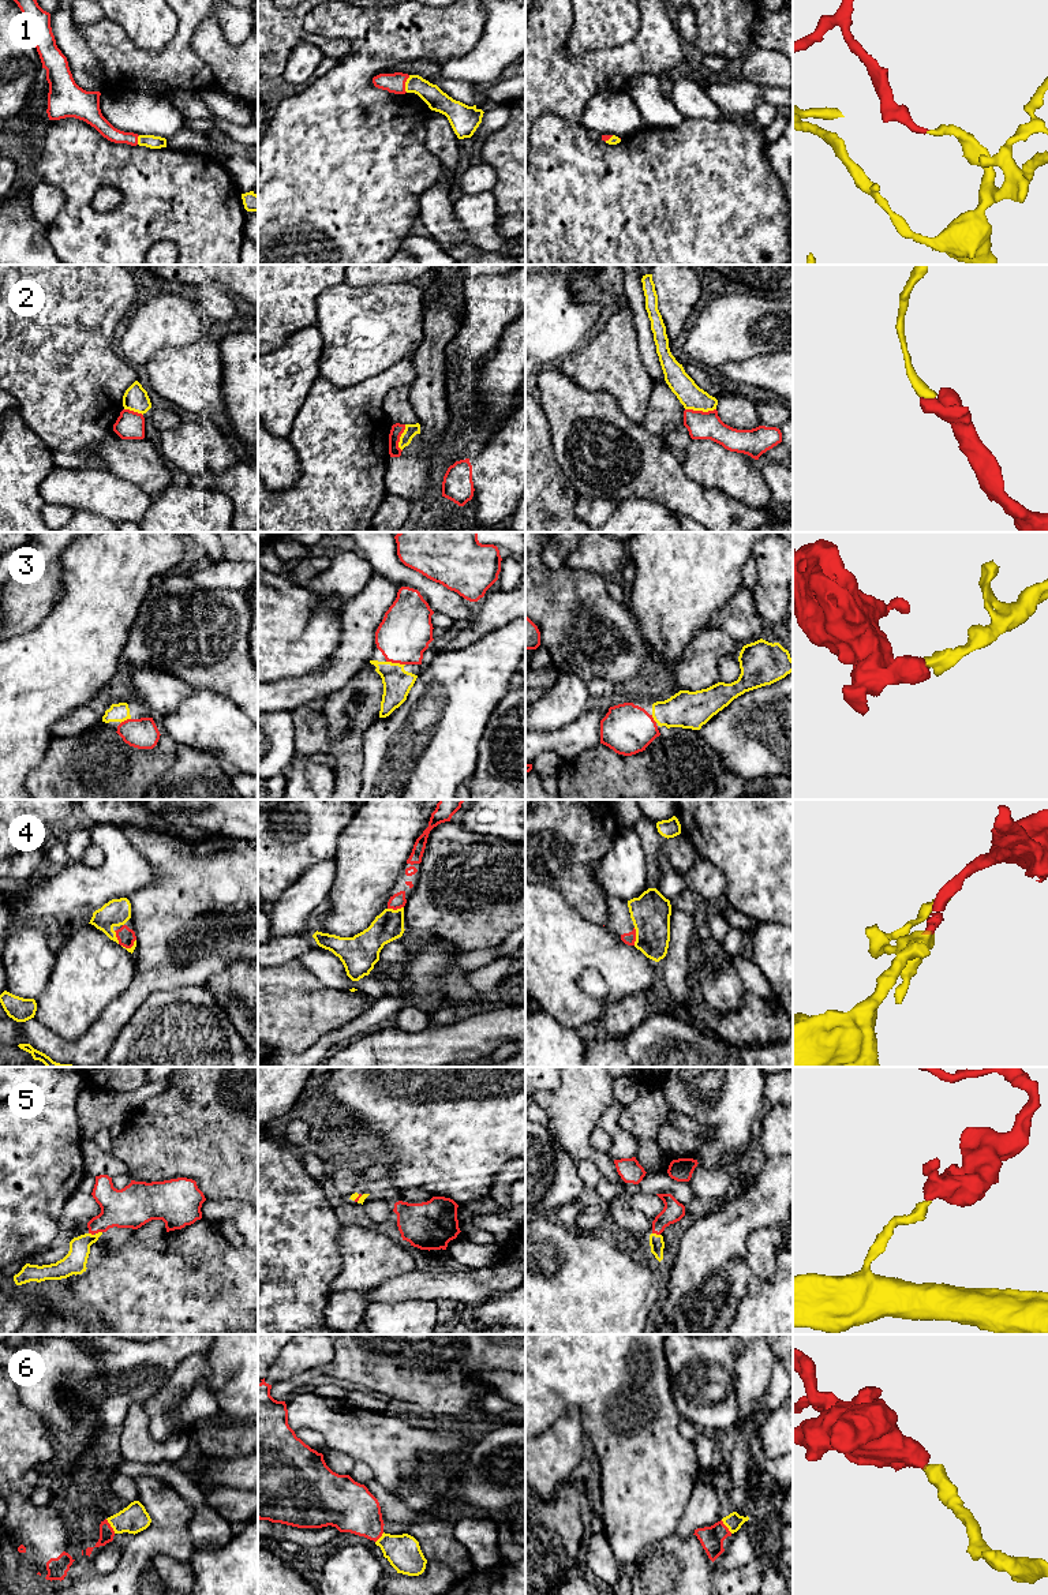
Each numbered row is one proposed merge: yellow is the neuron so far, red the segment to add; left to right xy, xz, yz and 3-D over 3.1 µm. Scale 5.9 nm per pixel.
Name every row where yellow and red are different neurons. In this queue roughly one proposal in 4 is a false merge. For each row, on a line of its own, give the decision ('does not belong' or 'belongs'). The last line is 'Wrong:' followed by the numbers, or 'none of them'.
1: belongs
2: does not belong
3: belongs
4: belongs
5: belongs
6: belongs
Wrong: 2

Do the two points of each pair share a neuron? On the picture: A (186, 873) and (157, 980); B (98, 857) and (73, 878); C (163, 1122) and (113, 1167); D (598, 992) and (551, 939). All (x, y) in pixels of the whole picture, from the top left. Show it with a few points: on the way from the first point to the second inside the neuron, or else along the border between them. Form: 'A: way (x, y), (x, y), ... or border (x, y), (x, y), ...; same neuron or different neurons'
A: way (186, 899), (186, 918), (164, 940), (164, 954); same neuron
B: border (105, 854), (105, 860), (97, 867), (81, 864); different neurons
C: border (111, 1154), (126, 1165), (131, 1176); different neurons
D: border (579, 974), (592, 969), (603, 980), (607, 992); different neurons

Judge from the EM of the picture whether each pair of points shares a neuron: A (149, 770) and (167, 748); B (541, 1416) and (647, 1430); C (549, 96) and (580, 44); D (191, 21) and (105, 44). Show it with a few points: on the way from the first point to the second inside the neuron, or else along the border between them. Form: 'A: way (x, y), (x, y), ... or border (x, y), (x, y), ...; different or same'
A: way (153, 764), (164, 753); same
B: way (566, 1397), (613, 1397), (621, 1406); same
C: border (572, 25), (566, 42), (569, 56), (605, 48); different
D: way (178, 44), (163, 59), (128, 59); same

